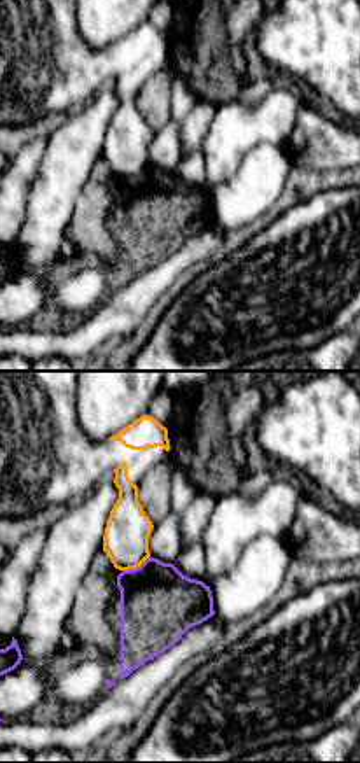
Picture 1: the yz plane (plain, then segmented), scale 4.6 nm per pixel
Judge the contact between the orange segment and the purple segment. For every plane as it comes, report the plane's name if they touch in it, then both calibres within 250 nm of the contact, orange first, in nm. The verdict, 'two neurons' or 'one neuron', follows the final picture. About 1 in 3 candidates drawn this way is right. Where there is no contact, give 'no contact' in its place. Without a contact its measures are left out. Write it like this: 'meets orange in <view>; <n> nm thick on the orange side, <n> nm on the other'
meets orange in yz; 200 nm thick on the orange side, 360 nm on the other

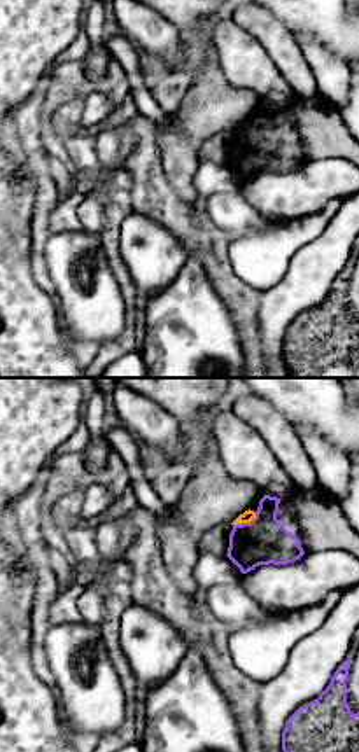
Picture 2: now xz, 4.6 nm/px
meets orange in xz; 60 nm thick on the orange side, 220 nm on the other

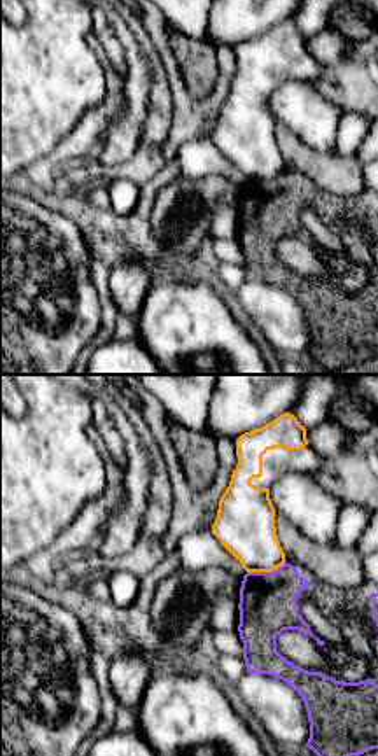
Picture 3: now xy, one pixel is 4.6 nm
meets orange in xy; 280 nm thick on the orange side, 260 nm on the other

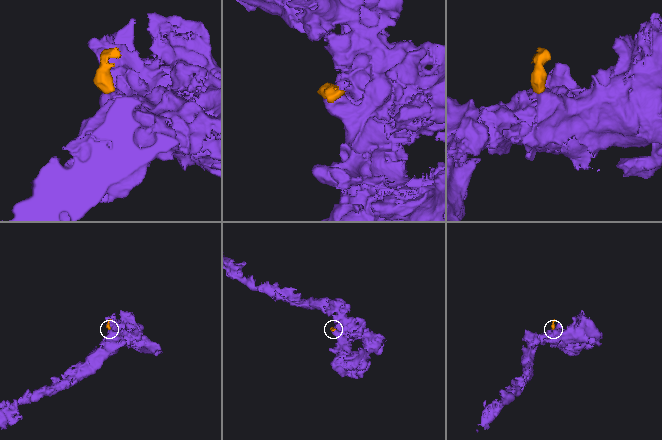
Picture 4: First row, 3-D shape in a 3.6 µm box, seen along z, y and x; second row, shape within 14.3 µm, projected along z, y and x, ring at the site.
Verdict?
two neurons

